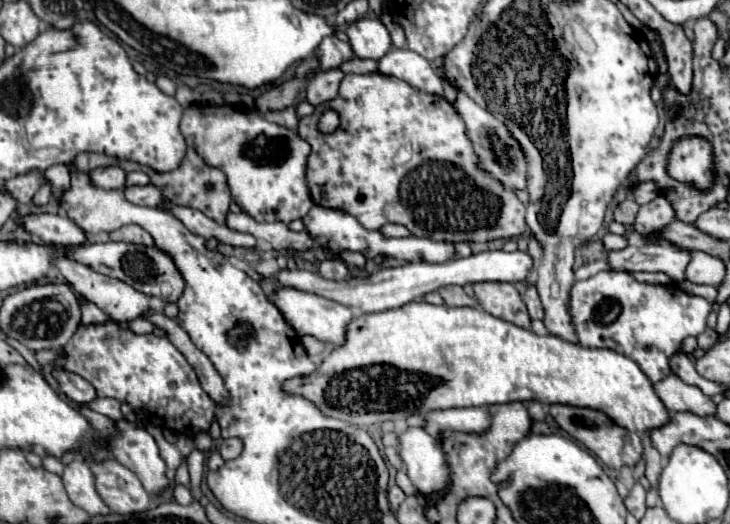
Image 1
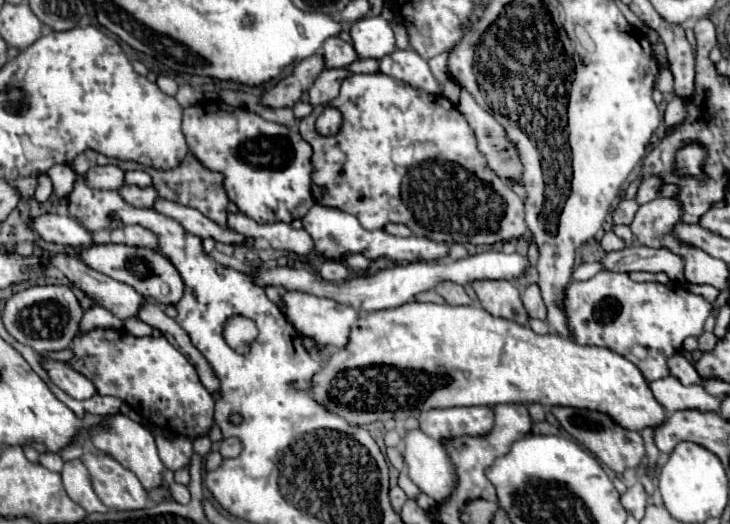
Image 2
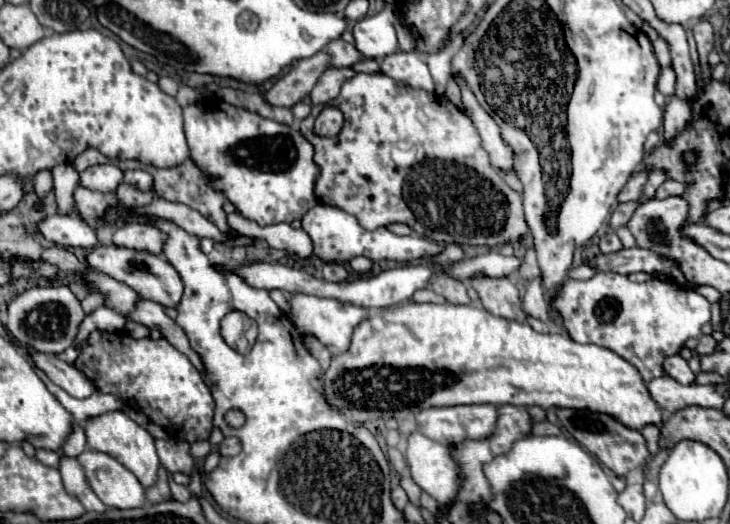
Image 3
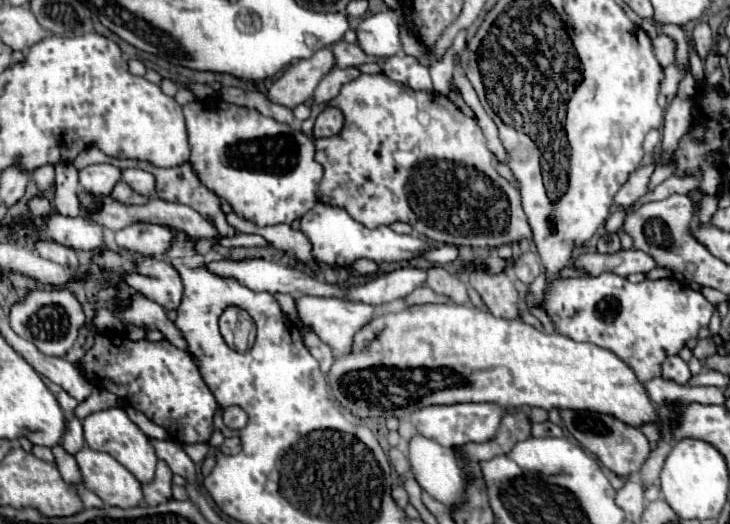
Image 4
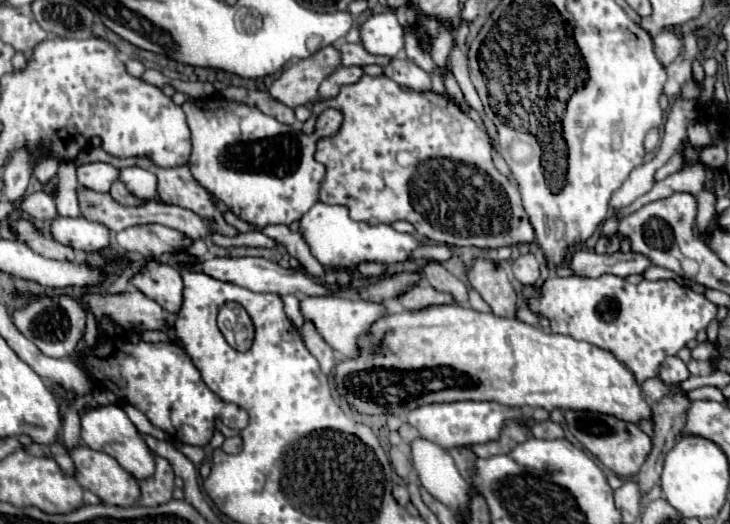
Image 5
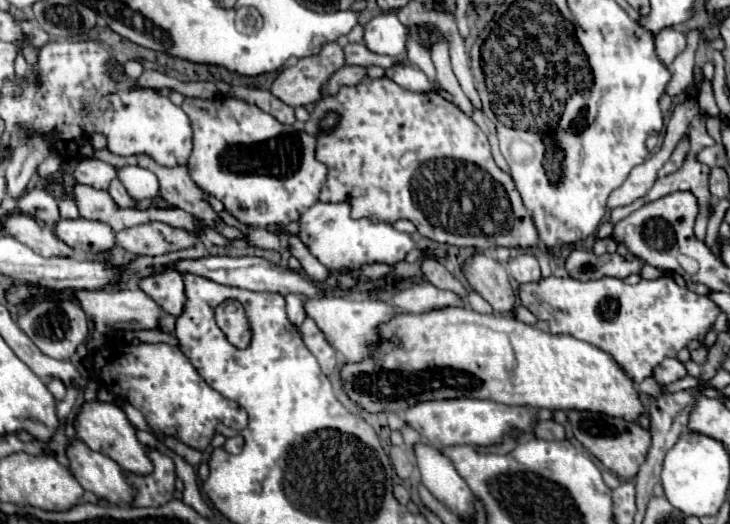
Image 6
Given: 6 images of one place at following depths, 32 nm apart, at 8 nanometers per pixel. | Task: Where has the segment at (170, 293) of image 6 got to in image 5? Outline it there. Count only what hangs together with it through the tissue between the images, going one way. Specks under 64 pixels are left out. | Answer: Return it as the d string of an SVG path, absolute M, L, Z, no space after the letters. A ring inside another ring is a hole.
M148 260L140 272L142 274L134 274L130 278L130 284L154 302L158 302L164 310L178 312L184 288L178 268L158 260Z

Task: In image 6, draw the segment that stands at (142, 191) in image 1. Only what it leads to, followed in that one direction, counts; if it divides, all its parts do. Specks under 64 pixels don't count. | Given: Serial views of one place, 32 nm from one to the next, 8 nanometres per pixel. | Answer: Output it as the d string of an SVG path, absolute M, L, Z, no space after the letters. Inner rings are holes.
M112 180L110 188L108 188L108 194L112 196L112 200L122 206L122 208L130 208L130 206L136 206L136 200L132 200L126 192L126 188L120 184L120 180Z

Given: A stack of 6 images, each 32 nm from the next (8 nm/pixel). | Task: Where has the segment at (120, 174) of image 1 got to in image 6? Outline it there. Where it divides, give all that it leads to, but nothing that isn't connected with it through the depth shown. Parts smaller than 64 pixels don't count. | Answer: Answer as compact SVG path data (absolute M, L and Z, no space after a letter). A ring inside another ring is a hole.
M70 160L70 164L74 164L74 176L78 184L86 184L96 190L108 190L108 184L118 176L118 172L110 164L104 164L100 160Z

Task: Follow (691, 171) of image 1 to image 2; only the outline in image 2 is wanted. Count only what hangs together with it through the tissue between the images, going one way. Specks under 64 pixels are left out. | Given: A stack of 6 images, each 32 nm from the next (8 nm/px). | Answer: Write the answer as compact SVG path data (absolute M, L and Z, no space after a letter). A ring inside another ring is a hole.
M696 142L681 147L675 155L676 170L680 176L694 176L698 180L706 180L704 166L708 160L708 150L704 144Z

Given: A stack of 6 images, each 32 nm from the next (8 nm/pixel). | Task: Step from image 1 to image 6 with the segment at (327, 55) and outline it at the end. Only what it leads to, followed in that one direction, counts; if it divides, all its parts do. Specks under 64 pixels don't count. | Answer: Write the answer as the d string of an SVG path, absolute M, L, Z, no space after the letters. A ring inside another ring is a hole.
M346 44L344 46L344 56L346 56L346 64L356 64L356 66L382 66L388 68L392 66L398 58L394 56L380 56L380 54L372 54L364 44Z

